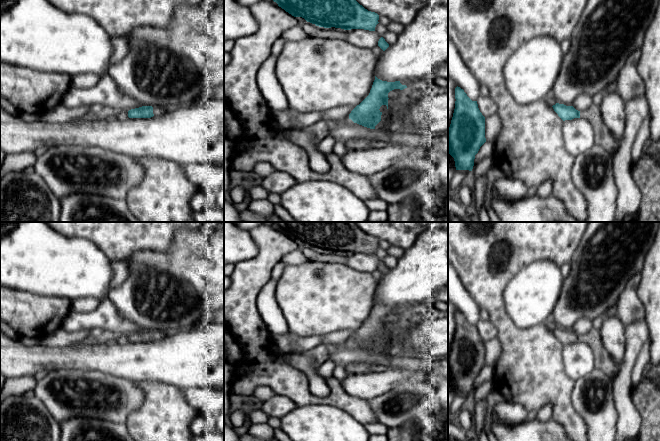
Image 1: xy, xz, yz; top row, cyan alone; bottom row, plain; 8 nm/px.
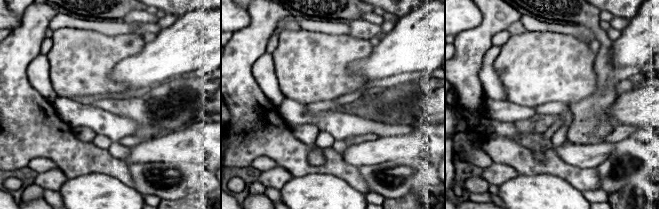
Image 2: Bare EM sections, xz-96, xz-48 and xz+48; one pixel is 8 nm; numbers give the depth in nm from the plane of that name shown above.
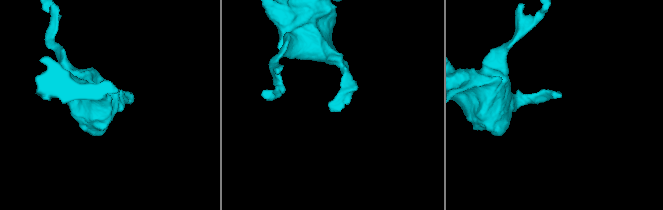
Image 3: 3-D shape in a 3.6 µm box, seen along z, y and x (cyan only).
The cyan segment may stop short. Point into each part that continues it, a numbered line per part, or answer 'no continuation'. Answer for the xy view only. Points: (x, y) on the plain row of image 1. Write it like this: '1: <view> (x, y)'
1: xy (157, 335)

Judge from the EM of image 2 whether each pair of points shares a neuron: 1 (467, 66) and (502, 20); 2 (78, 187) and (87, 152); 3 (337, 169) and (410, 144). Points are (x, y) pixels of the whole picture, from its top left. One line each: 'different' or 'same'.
1: same
2: different
3: different

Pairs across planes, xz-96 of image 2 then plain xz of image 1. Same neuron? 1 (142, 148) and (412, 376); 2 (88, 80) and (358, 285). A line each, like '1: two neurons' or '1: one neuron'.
1: one neuron
2: one neuron

